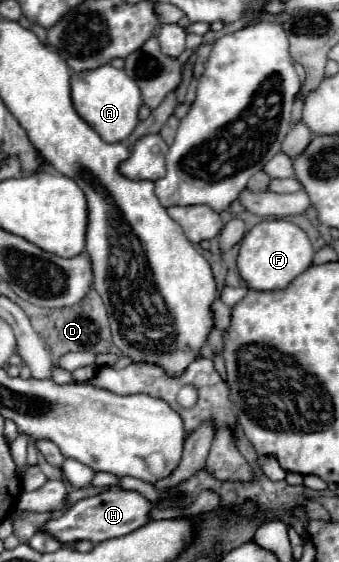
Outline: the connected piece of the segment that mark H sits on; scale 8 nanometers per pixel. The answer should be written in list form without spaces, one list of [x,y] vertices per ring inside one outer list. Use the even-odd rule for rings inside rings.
[[[113,486],[97,496],[75,502],[71,508],[65,510],[63,516],[59,516],[57,520],[51,518],[43,528],[47,532],[51,532],[57,540],[61,540],[63,544],[69,544],[75,540],[89,540],[89,542],[97,544],[97,542],[103,542],[109,538],[125,536],[125,534],[145,526],[151,520],[149,518],[151,508],[153,508],[153,502],[147,500],[143,494],[139,494],[135,490],[121,490],[121,488]]]

